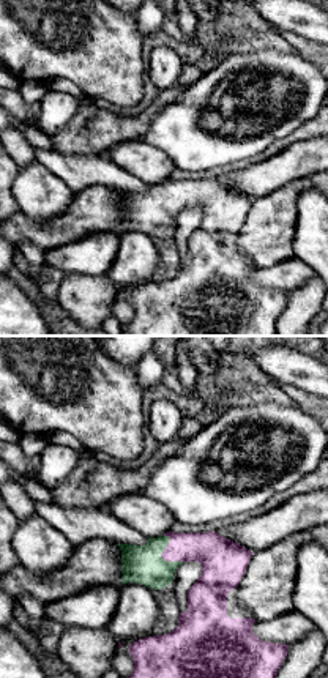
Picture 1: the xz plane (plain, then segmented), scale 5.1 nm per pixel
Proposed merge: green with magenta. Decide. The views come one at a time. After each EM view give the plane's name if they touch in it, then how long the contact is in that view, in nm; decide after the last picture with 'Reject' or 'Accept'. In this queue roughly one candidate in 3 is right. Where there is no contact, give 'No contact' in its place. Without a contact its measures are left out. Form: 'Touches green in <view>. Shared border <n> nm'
Touches green in xz. Shared border 180 nm

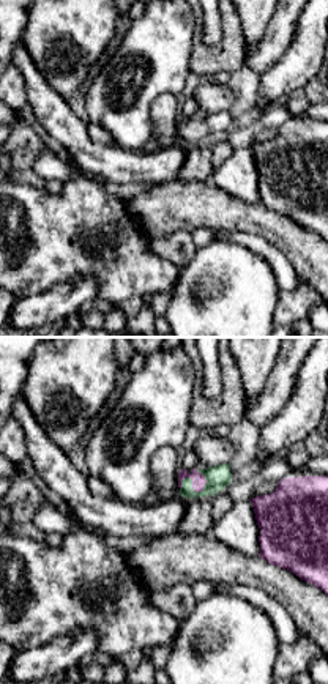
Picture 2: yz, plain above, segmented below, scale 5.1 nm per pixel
Touches green in yz. Shared border 150 nm

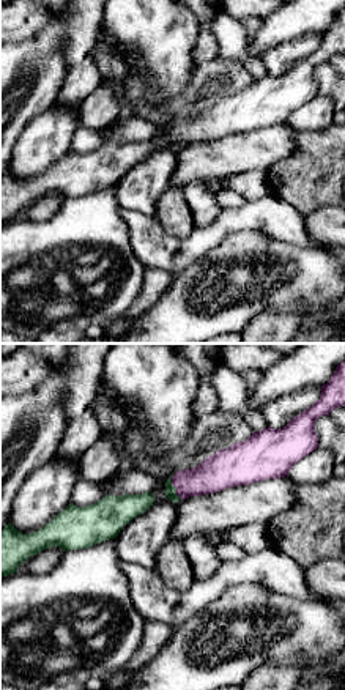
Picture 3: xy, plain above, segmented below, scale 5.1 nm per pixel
Touches green in xy. Shared border 130 nm

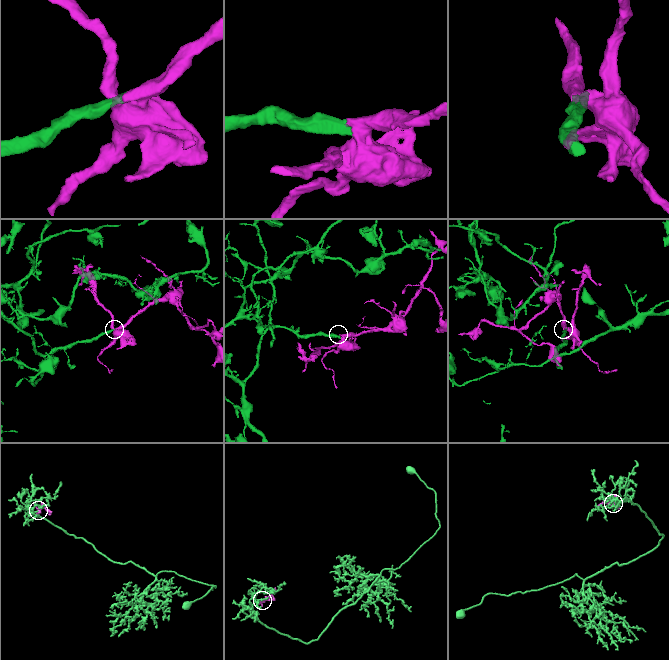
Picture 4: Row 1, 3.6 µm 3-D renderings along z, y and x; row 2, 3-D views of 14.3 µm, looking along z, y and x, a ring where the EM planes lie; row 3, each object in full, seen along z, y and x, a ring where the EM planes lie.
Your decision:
Accept

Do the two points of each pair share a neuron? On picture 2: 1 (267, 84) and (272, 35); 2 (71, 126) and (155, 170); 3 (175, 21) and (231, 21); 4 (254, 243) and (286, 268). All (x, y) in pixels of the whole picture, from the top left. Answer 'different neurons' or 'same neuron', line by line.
1: different neurons
2: same neuron
3: different neurons
4: same neuron

